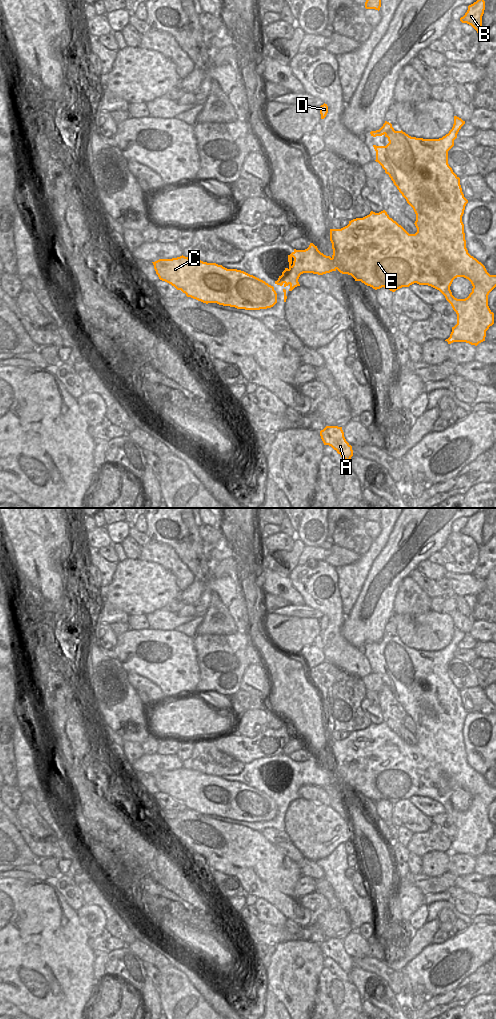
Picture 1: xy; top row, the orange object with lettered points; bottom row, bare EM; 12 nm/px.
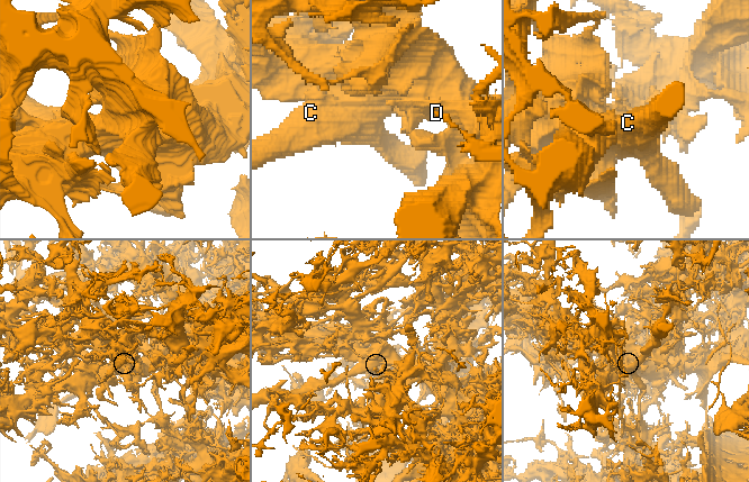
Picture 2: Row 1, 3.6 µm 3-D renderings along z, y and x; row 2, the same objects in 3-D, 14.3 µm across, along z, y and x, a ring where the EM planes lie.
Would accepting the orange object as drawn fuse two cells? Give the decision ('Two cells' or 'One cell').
Two cells.

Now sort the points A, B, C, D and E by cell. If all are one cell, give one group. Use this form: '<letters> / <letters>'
A B D E / C

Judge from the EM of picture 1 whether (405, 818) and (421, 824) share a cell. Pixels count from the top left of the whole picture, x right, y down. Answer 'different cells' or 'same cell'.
same cell

